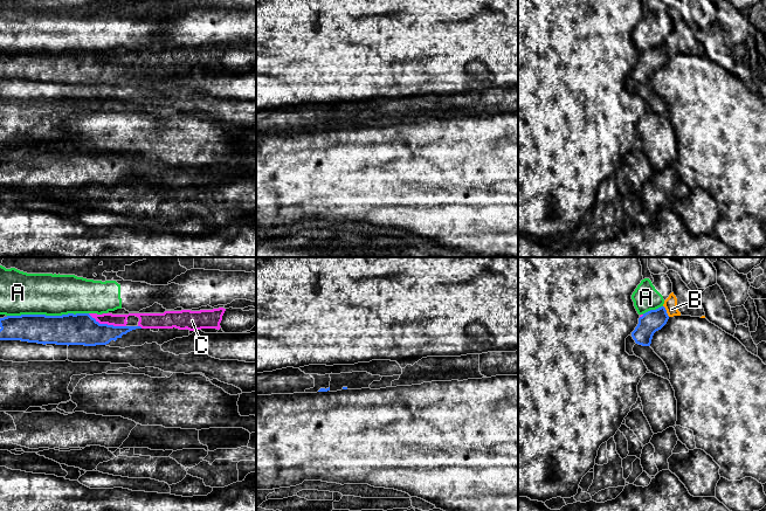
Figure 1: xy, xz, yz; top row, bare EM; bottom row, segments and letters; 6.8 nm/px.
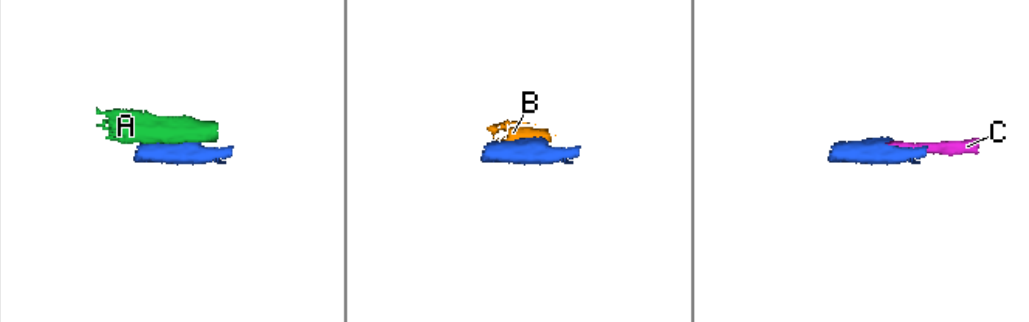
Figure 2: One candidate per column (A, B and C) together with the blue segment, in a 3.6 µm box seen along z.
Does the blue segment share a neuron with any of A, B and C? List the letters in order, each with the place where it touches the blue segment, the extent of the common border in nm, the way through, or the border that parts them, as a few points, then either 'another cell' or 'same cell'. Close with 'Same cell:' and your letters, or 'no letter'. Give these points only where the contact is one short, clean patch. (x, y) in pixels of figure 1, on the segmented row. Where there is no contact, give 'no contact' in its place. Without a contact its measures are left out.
A: contact xy (47, 316); length 550 nm; another cell
B: contact yz (666, 311); length 90 nm; border yz (663, 305), (669, 316); another cell
C: contact xy (107, 324); length 280 nm; way xy (81, 329), (102, 329), (107, 324), (105, 318); same cell
Same cell: C

